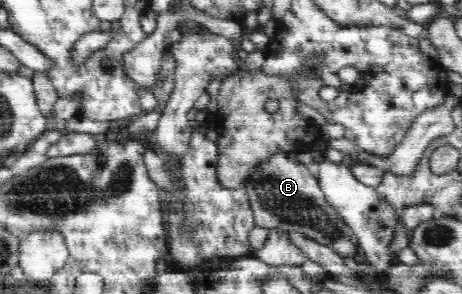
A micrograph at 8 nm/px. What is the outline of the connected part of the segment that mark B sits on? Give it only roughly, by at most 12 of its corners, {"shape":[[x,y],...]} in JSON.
{"shape":[[278,153],[242,185],[255,227],[297,231],[355,257],[317,176]]}

